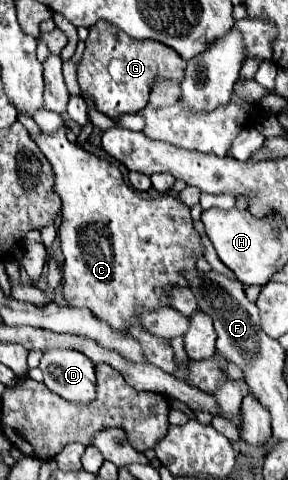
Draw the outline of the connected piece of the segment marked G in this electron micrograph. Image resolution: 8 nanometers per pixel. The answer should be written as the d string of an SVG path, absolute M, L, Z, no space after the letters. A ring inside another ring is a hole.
M95 23L89 29L89 37L85 41L83 57L77 65L77 81L81 91L89 93L95 99L95 105L101 113L117 119L127 113L139 113L147 101L151 83L157 79L171 79L181 81L185 75L187 61L171 51L171 47L159 41L133 41L123 31L109 23ZM113 63L113 77L109 73L109 65Z

